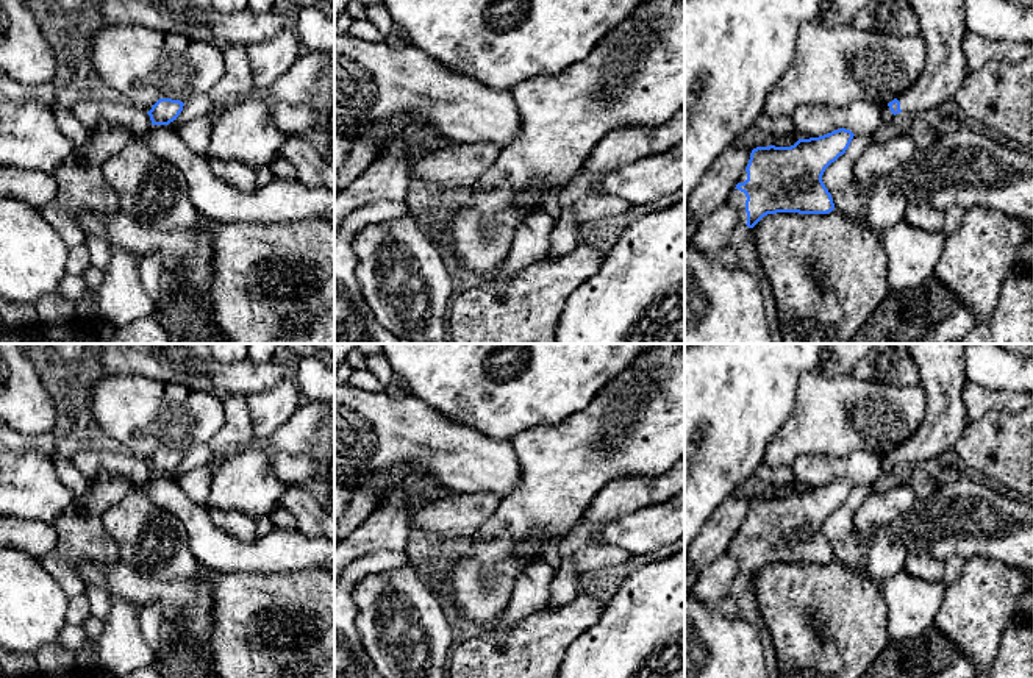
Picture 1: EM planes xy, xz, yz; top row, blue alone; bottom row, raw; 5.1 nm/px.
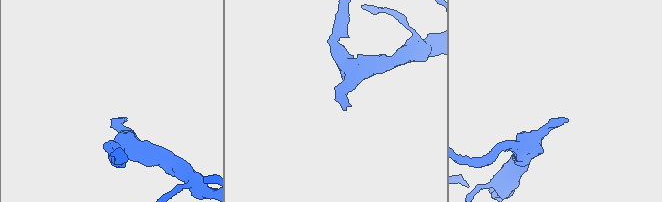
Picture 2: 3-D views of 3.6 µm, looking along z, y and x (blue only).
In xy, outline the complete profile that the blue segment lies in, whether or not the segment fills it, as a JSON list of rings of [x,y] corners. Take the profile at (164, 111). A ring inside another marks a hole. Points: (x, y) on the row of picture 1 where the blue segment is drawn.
[[[159,98],[152,109],[147,112],[150,116],[152,125],[169,125],[183,111],[184,103],[172,98]]]

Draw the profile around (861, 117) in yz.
[[[856,100],[845,106],[802,105],[791,116],[799,139],[810,139],[845,128],[856,134],[872,134],[880,127],[880,106]]]

